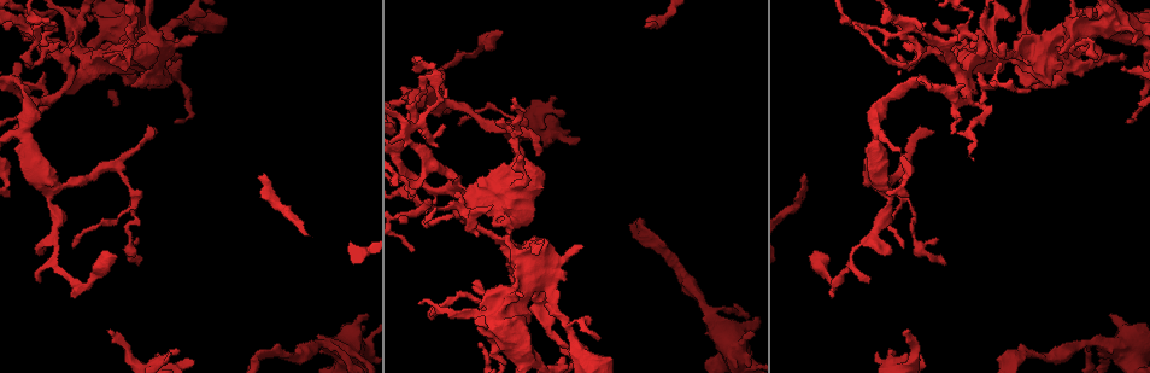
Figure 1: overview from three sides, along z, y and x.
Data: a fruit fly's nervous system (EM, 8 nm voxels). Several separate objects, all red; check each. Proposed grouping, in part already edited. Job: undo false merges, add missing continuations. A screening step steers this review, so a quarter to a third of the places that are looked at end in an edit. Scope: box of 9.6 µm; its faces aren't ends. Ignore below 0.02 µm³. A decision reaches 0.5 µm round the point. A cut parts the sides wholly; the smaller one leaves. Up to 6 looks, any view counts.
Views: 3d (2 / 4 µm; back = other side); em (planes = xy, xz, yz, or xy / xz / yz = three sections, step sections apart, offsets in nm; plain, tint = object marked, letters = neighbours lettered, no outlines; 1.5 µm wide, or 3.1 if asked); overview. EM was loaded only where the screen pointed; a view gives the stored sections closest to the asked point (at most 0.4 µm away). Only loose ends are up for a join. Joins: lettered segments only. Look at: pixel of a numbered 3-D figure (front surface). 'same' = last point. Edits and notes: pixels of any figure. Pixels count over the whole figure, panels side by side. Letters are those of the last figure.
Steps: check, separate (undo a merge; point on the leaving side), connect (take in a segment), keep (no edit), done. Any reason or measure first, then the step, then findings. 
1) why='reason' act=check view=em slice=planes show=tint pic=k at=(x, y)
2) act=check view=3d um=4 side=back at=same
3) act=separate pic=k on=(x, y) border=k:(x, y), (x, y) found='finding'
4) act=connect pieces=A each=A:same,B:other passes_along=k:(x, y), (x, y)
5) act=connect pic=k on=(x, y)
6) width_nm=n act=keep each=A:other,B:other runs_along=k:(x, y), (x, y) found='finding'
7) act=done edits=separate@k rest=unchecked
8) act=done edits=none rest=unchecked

why='long arm stops here' act=check view=em slice=planes show=tint pic=1 at=(257, 177)

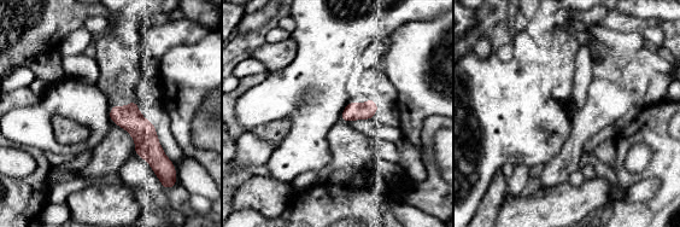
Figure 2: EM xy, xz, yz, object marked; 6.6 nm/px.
why='see the neighbours' act=check view=em slice=planes show=letters at=same

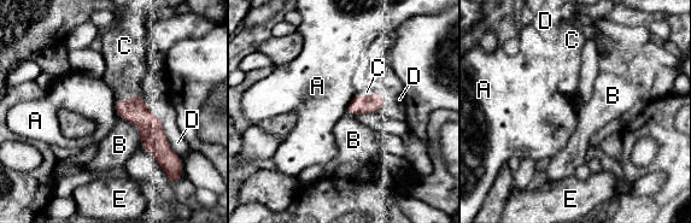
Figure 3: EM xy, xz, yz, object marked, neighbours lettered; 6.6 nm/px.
act=connect pieces=C each=A:other,B:other,C:same,D:other,E:other passes_along=3:(359, 105), (373, 95), (367, 92) found='the neuron continues'

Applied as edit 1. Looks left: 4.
act=check view=overview

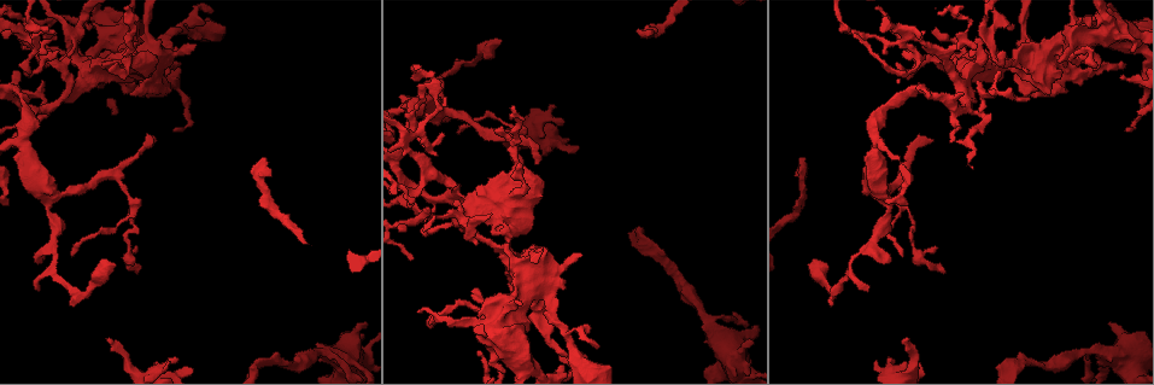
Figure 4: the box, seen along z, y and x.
why='four or more arms meet' act=check view=em slice=planes show=tint pic=4 at=(904, 44)

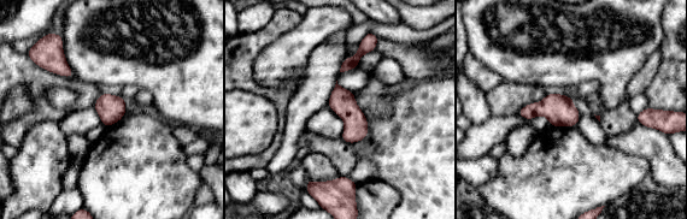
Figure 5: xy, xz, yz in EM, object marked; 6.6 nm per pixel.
why='see the neighbours' act=check view=em slice=planes show=letters at=same

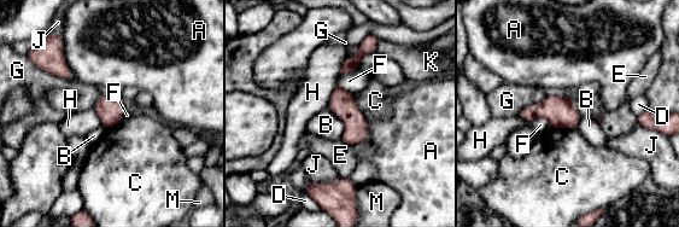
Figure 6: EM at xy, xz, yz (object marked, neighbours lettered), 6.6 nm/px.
act=keep each=A:other,B:other,C:other,D:other,E:other,F:other,G:other,H:other,J:other,K:other,M:other border=6:(327, 106), (344, 124), (341, 139) found='continuous, no second neuron'

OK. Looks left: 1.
act=done edits=connect@3 rest=unchecked

